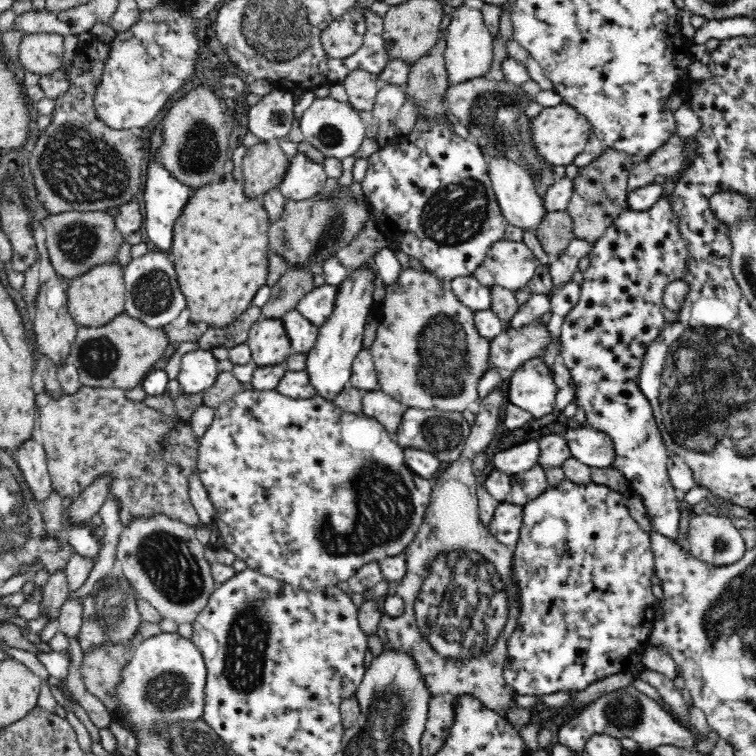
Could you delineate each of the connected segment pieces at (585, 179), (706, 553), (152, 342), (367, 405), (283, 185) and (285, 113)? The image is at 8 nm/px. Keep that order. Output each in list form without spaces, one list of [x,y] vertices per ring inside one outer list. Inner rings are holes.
[[[606,147],[601,155],[580,169],[573,178],[574,190],[566,210],[573,218],[574,236],[591,243],[595,243],[612,221],[627,208],[627,180],[636,164],[636,157],[614,148]]]
[[[713,509],[707,510],[702,515],[690,516],[687,538],[693,558],[716,565],[716,567],[730,566],[742,559],[748,550],[743,536],[729,519],[729,515]]]
[[[125,312],[118,314],[110,322],[98,327],[79,327],[74,344],[70,349],[67,364],[77,369],[79,382],[91,388],[118,388],[129,391],[144,381],[146,374],[154,370],[154,364],[162,358],[166,347],[170,345],[162,328],[150,328],[137,318],[128,316]]]
[[[368,391],[363,398],[361,414],[376,418],[395,437],[407,409],[382,391]]]
[[[298,152],[279,184],[279,190],[286,199],[304,200],[320,192],[326,180],[328,176],[323,166],[311,162],[304,153]]]
[[[273,88],[270,94],[249,106],[248,130],[266,143],[288,136],[295,118],[294,102],[291,92]]]

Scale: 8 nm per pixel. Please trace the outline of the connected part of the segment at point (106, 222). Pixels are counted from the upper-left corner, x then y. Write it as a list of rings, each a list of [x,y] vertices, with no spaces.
[[[108,211],[61,212],[44,218],[41,223],[46,231],[45,245],[54,270],[66,279],[74,279],[98,264],[117,260],[116,254],[124,235],[116,228],[114,220]]]

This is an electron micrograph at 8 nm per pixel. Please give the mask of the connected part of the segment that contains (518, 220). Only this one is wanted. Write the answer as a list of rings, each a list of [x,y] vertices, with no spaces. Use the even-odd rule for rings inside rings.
[[[500,156],[500,158],[492,158],[487,161],[488,176],[492,181],[495,197],[500,205],[500,210],[508,224],[519,226],[523,231],[535,232],[540,221],[543,220],[547,210],[544,208],[543,197],[537,193],[536,186],[530,176],[530,172],[526,171],[520,164]]]

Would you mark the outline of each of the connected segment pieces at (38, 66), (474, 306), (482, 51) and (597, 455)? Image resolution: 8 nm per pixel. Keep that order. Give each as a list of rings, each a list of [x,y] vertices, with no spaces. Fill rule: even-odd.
[[[26,34],[19,44],[19,65],[38,76],[54,74],[63,68],[62,44],[60,34]]]
[[[458,276],[450,281],[451,289],[471,311],[478,312],[491,308],[491,292],[488,286],[480,284],[474,276]]]
[[[467,3],[453,9],[452,20],[446,30],[444,58],[448,71],[448,85],[458,84],[476,77],[484,77],[492,64],[492,40],[489,29],[485,26],[482,11]]]
[[[583,426],[564,434],[571,456],[589,467],[610,467],[615,457],[612,441],[602,431]]]

